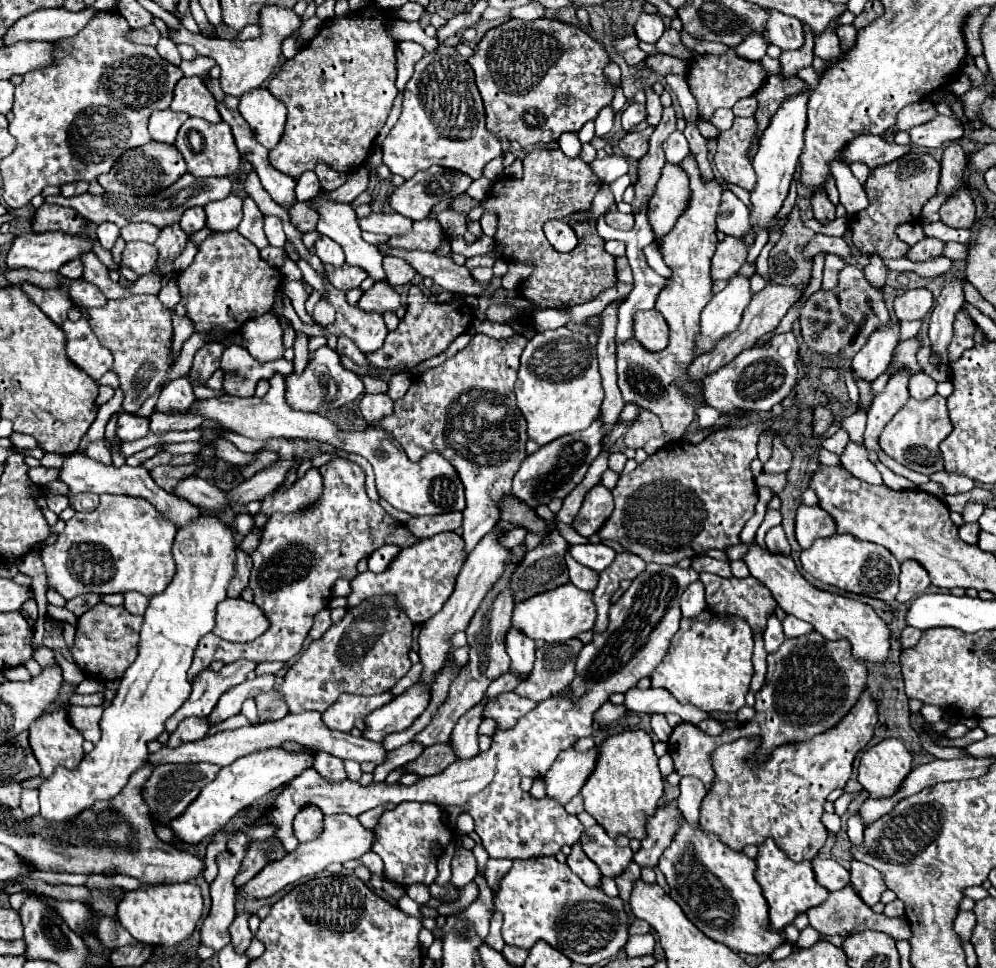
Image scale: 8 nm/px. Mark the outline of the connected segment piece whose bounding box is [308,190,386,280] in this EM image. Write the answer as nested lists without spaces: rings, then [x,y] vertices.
[[[318,192],[314,198],[308,200],[308,204],[318,212],[318,232],[332,238],[334,242],[338,242],[346,254],[346,262],[352,264],[352,266],[360,266],[364,268],[374,280],[386,280],[386,274],[384,274],[384,268],[382,268],[382,254],[378,252],[378,248],[374,244],[368,244],[362,240],[362,232],[358,228],[358,222],[356,222],[356,212],[350,204],[342,204],[342,202],[336,202],[332,200],[326,192]]]

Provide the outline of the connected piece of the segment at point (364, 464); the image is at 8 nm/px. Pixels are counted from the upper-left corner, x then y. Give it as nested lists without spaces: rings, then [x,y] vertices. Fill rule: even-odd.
[[[334,450],[334,454],[336,454],[336,456],[342,456],[342,458],[354,462],[362,468],[365,473],[366,493],[372,501],[379,503],[380,496],[376,489],[375,475],[371,464],[365,458],[356,454],[348,454],[348,452],[344,452],[344,450]]]

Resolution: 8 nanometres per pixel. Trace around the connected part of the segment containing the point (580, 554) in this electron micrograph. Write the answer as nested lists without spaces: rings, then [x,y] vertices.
[[[578,544],[578,546],[570,546],[570,556],[578,564],[584,564],[596,572],[602,572],[612,564],[614,550],[606,544],[582,544],[582,546]]]

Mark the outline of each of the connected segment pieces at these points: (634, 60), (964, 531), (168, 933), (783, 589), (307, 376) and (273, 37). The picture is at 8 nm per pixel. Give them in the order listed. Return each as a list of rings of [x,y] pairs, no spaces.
[[[630,48],[630,50],[624,52],[624,60],[626,60],[632,68],[636,68],[638,62],[642,62],[642,60],[646,60],[646,58],[648,58],[648,54],[642,52],[640,48]]]
[[[974,522],[974,524],[964,524],[964,526],[960,528],[960,538],[962,538],[966,544],[976,544],[976,542],[978,542],[978,532],[980,532],[980,528],[978,528],[976,522]]]
[[[190,882],[138,888],[138,890],[126,892],[122,902],[118,904],[120,924],[132,934],[134,940],[146,942],[152,946],[160,946],[160,944],[174,946],[190,938],[200,916],[202,916],[202,894],[200,894],[200,888]]]
[[[756,542],[750,544],[750,548],[742,556],[742,560],[748,566],[750,576],[760,580],[770,590],[770,594],[774,596],[774,600],[778,602],[778,606],[786,614],[792,614],[804,622],[810,622],[814,626],[814,630],[820,632],[826,640],[838,640],[838,638],[850,640],[850,644],[854,648],[854,656],[858,656],[858,660],[870,660],[876,664],[886,662],[886,656],[890,650],[890,642],[888,642],[890,630],[868,604],[862,604],[858,600],[814,588],[798,572],[792,556],[772,554]]]
[[[322,346],[316,350],[312,362],[306,366],[302,376],[290,374],[286,378],[286,402],[292,408],[304,410],[304,412],[320,410],[320,414],[324,414],[332,408],[340,408],[354,402],[358,396],[362,396],[362,392],[364,392],[364,384],[360,376],[354,376],[350,370],[342,368],[342,364],[338,364],[338,352],[330,350],[328,346]]]
[[[266,6],[260,12],[260,22],[258,26],[262,28],[260,36],[254,40],[246,40],[246,42],[236,42],[236,40],[210,40],[204,38],[202,34],[194,34],[190,30],[186,30],[184,26],[172,30],[168,28],[168,38],[176,44],[190,44],[196,52],[206,52],[210,58],[214,58],[214,62],[222,68],[222,76],[220,76],[220,84],[222,90],[226,94],[232,96],[242,96],[244,92],[262,86],[268,76],[274,74],[274,68],[280,62],[282,56],[282,42],[286,40],[286,36],[292,36],[298,28],[300,28],[302,18],[292,10],[292,8],[282,8],[282,6]]]

